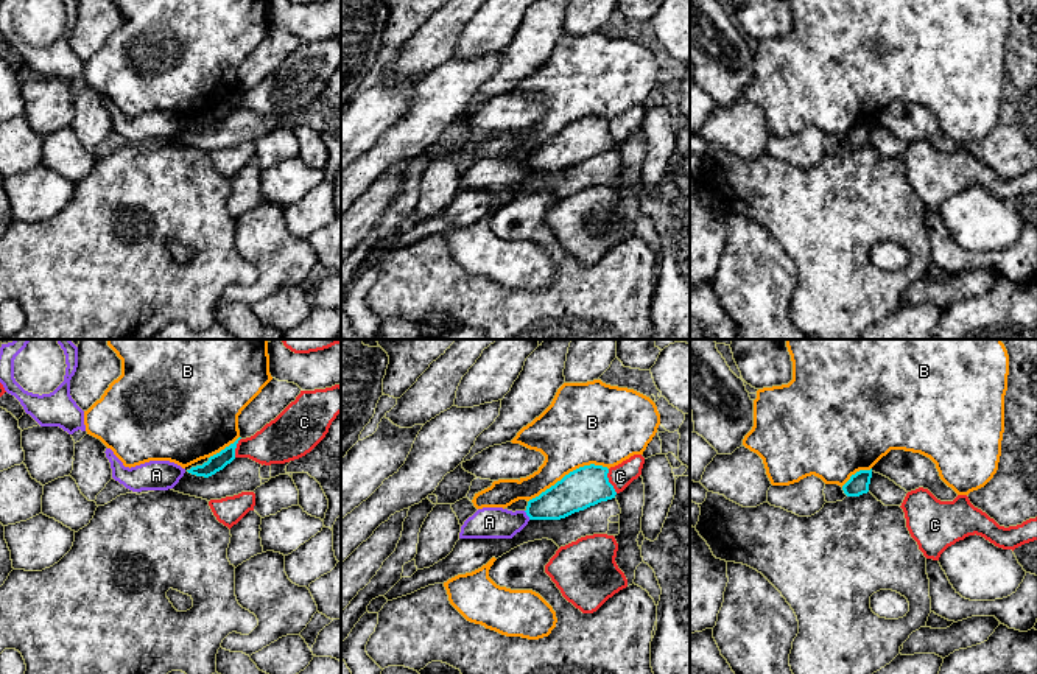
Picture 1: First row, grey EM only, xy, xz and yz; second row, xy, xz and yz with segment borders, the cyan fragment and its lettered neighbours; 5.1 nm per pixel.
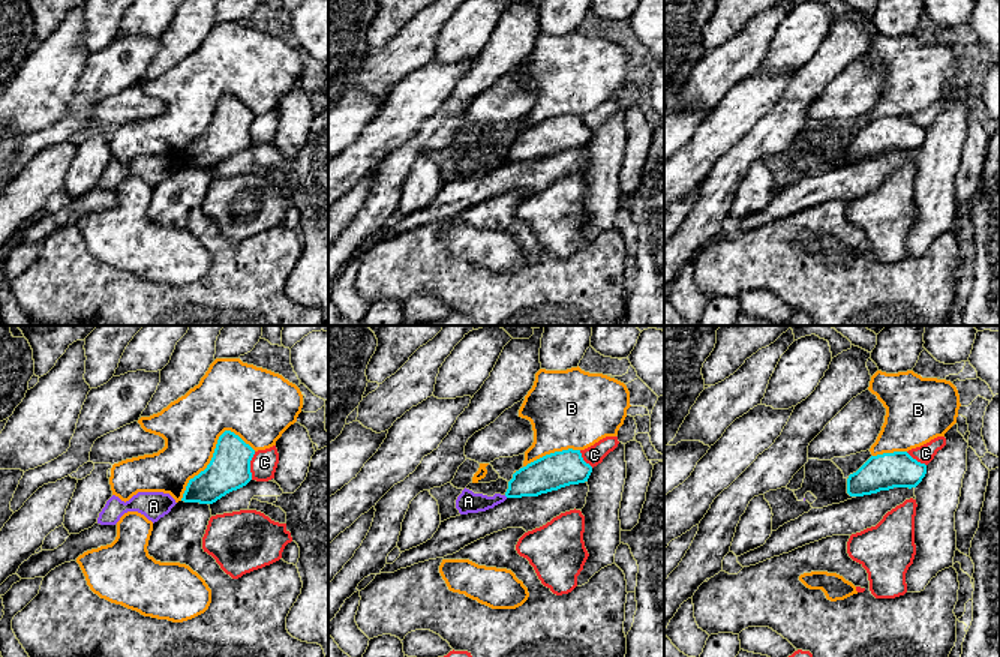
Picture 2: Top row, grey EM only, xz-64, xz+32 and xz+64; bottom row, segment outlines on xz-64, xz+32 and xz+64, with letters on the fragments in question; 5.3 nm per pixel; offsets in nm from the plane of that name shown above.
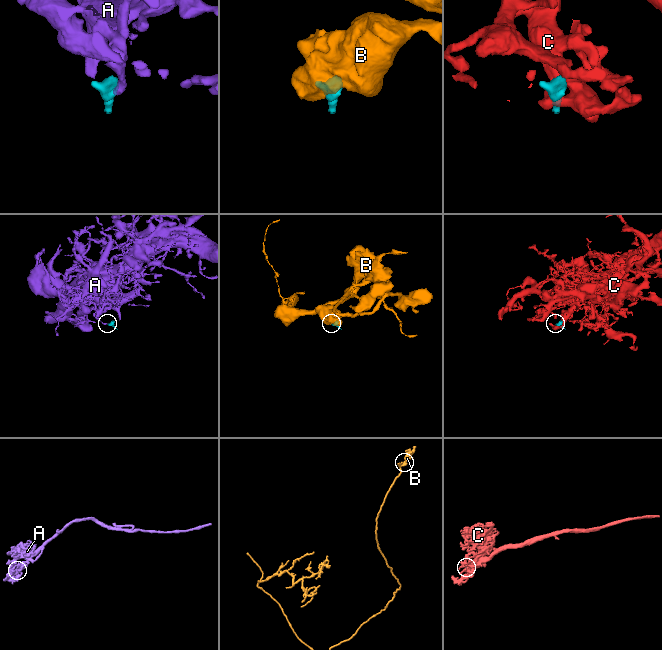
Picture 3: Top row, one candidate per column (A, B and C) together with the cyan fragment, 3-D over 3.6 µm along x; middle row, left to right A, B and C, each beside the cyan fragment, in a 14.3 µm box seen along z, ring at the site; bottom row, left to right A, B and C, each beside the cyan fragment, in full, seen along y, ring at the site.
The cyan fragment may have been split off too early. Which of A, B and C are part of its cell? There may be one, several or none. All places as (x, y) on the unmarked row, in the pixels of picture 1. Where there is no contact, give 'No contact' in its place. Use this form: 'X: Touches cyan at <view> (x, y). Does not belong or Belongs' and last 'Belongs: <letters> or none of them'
A: Touches cyan at xz (527, 165). Does not belong
B: Touches cyan at xz (569, 125). Does not belong
C: Touches cyan at xz (608, 133). Does not belong
Belongs: none of them

